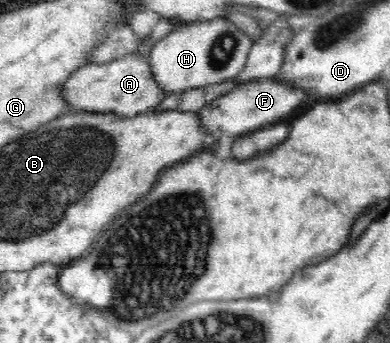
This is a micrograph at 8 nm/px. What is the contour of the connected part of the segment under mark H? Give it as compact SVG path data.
M225 17L181 25L160 39L147 58L151 73L165 94L200 89L237 77L255 42Z

